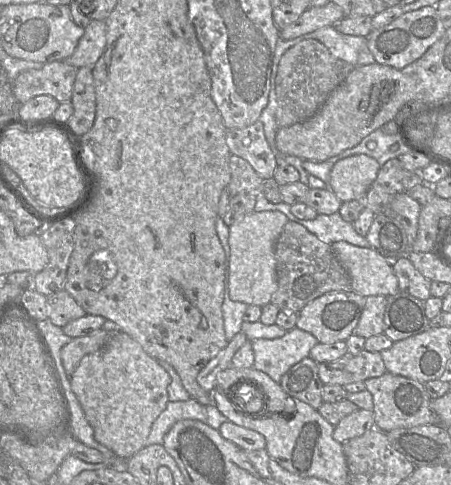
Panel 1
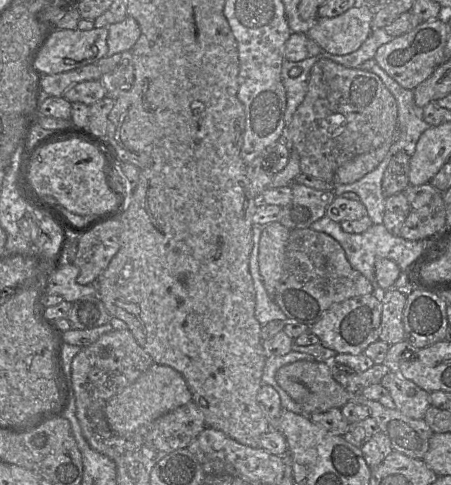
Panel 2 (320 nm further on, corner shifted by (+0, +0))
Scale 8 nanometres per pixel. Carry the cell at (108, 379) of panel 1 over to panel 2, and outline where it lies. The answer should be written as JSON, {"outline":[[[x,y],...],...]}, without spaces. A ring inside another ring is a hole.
{"outline":[[[153,363],[134,383],[107,402],[105,416],[114,433],[125,435],[151,423],[163,414],[191,402],[192,399],[189,386],[180,372],[170,366]]]}

